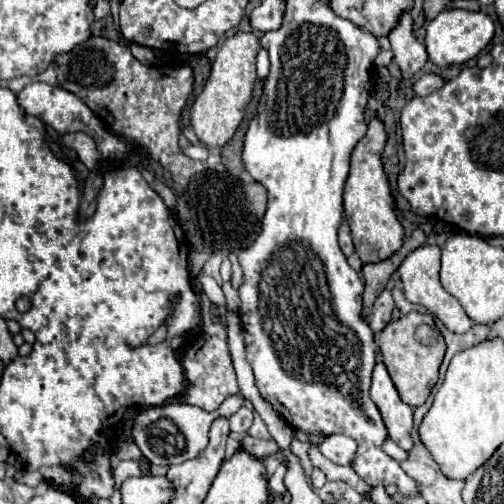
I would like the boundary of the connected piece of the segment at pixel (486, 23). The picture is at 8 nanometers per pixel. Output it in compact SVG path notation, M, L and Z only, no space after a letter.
M444 10L426 26L426 52L430 62L440 68L462 64L470 58L476 58L480 50L488 46L494 36L494 22L484 12L468 12L468 10Z

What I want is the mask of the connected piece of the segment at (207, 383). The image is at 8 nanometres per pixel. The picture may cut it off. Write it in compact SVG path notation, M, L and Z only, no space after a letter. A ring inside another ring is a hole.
M200 336L184 354L182 358L182 368L184 368L184 376L186 376L186 388L184 392L178 396L180 402L184 404L192 404L198 406L206 412L216 410L228 396L238 394L238 382L236 382L236 372L230 360L230 352L228 352L228 344L222 338L216 336Z

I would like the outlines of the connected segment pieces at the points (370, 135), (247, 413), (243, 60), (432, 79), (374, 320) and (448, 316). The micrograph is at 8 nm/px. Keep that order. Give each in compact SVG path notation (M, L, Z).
M374 118L368 124L366 136L356 144L352 152L352 162L350 162L350 174L344 186L344 214L352 232L352 240L356 246L356 252L360 254L362 262L380 262L392 256L404 242L404 230L402 224L396 218L394 212L394 200L390 194L390 184L384 174L380 156L386 144L386 132L384 124Z
M243 406L229 418L230 430L232 432L247 432L252 425L253 419L253 411Z
M236 32L234 36L226 38L218 48L216 60L212 62L210 78L204 90L196 96L192 106L192 130L196 132L198 140L208 148L222 148L236 132L244 118L246 104L252 98L252 86L256 82L256 54L260 50L258 38L252 32Z
M424 74L424 76L412 86L412 90L414 90L416 96L428 96L430 92L442 88L444 84L446 84L446 80L444 80L440 74Z
M384 290L384 292L376 298L376 302L374 302L374 306L372 306L372 312L370 312L370 316L368 316L368 322L370 322L370 326L374 328L376 334L380 334L380 332L384 330L384 326L390 322L392 310L394 310L394 300L392 300L390 292Z
M426 244L426 246L416 248L412 254L406 256L406 260L400 264L398 272L400 272L402 284L404 284L406 300L410 300L412 304L424 306L432 316L440 318L450 332L462 334L462 332L468 332L472 328L472 320L466 316L460 302L452 294L448 294L440 284L440 278L438 278L438 272L440 272L440 248L438 246L428 246Z

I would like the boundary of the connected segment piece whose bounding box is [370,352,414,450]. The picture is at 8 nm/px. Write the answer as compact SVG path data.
M376 352L376 368L374 368L374 376L372 376L370 396L382 412L382 420L388 428L390 438L396 444L400 444L404 450L410 450L414 446L414 442L412 442L414 408L400 400L400 396L392 384L392 378L386 372L386 366L382 364L380 352Z

